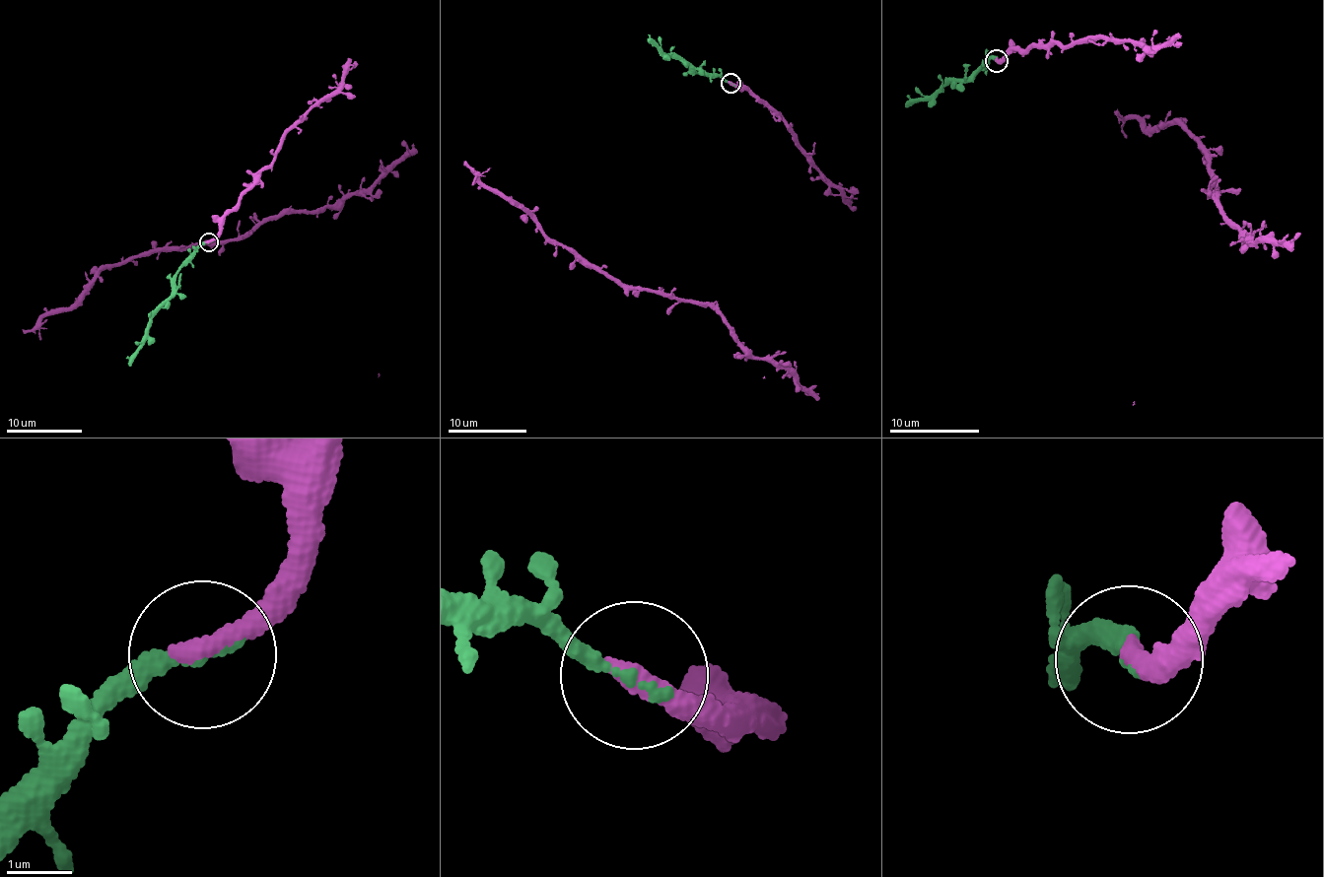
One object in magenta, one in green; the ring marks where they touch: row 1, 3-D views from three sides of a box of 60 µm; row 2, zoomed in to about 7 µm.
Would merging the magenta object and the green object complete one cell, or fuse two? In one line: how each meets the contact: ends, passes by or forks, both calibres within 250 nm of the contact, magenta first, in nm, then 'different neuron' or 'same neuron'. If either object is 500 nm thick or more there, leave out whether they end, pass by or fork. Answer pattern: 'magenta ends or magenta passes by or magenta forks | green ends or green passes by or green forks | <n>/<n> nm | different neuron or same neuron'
magenta ends | green ends | 360/190 nm | same neuron

